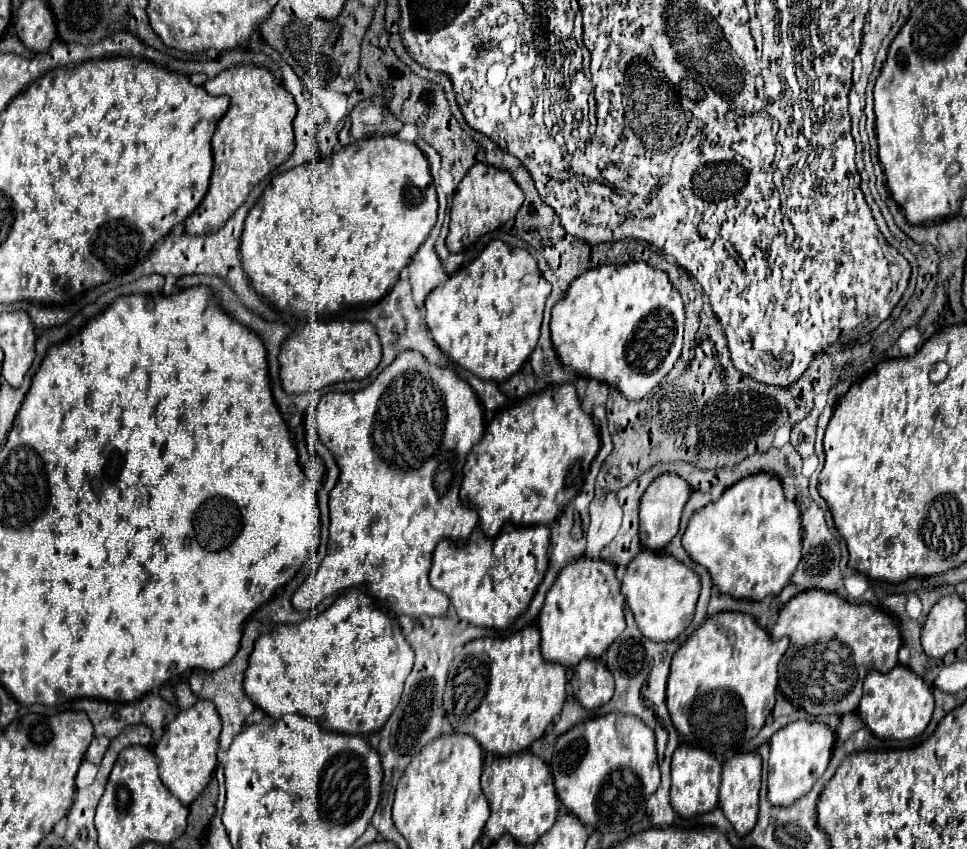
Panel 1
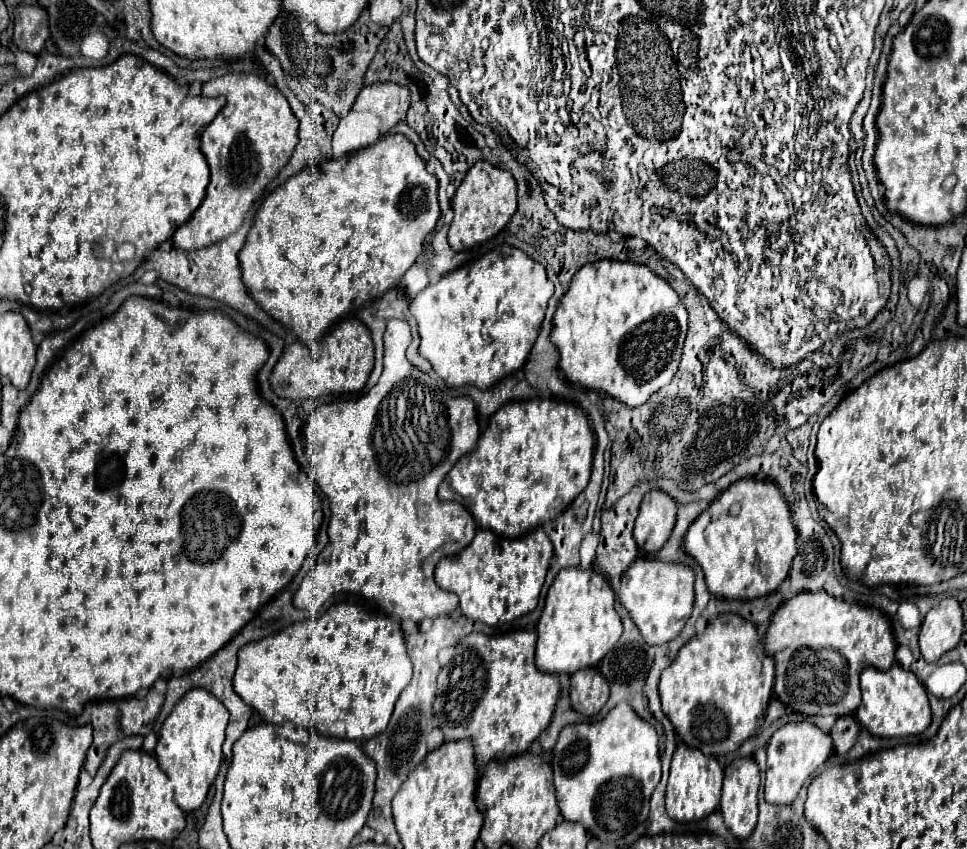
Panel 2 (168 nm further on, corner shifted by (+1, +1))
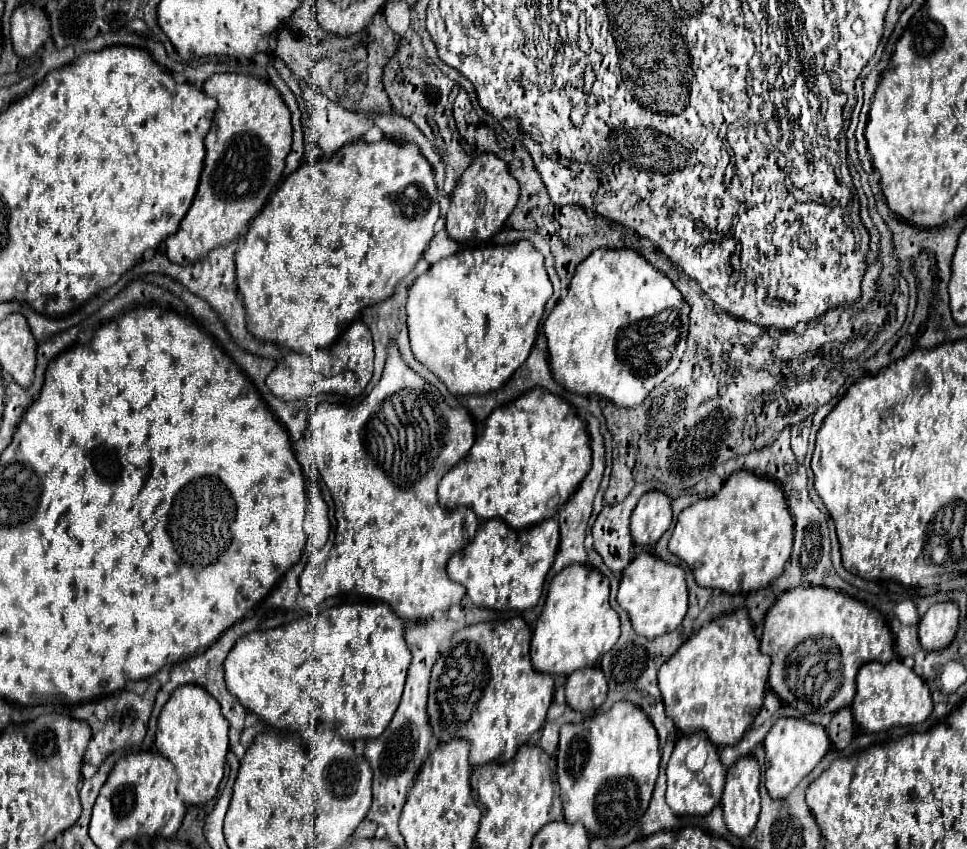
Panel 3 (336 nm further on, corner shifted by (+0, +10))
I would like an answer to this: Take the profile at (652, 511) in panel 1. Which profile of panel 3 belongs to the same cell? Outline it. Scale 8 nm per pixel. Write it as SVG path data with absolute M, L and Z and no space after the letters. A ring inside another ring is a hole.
M650 490L646 492L638 506L632 512L630 520L630 534L634 544L656 544L662 534L670 528L672 522L672 508L670 498L664 492Z

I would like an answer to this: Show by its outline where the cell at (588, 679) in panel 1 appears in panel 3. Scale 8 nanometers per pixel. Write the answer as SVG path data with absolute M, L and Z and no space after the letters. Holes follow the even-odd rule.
M582 668L574 670L566 682L566 702L572 710L590 712L606 702L608 686L602 670Z

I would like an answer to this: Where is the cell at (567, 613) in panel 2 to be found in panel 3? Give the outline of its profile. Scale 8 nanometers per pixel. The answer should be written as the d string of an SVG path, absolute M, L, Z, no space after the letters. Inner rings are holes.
M566 566L550 582L544 610L532 634L534 670L568 676L582 666L594 666L620 638L618 614L608 602L608 578L592 566Z

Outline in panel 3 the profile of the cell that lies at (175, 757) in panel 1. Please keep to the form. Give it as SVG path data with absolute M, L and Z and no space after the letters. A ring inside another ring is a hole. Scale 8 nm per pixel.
M182 686L166 702L158 718L156 748L178 772L178 796L192 806L204 806L218 792L228 754L228 722L222 710L202 686Z

